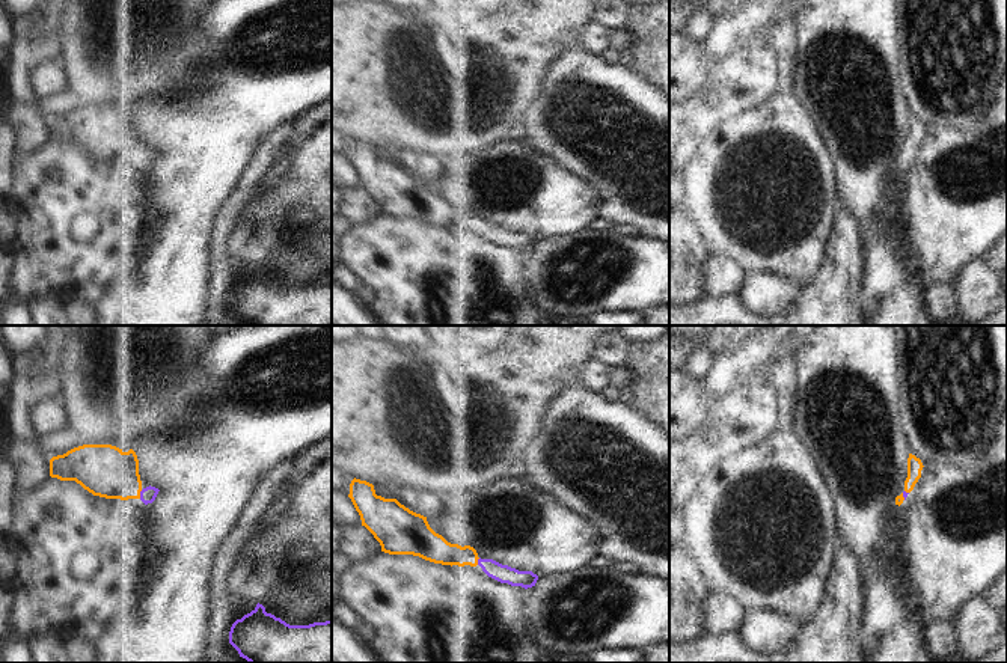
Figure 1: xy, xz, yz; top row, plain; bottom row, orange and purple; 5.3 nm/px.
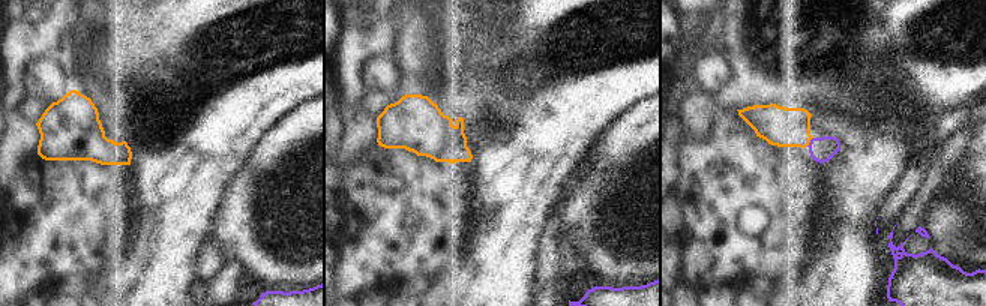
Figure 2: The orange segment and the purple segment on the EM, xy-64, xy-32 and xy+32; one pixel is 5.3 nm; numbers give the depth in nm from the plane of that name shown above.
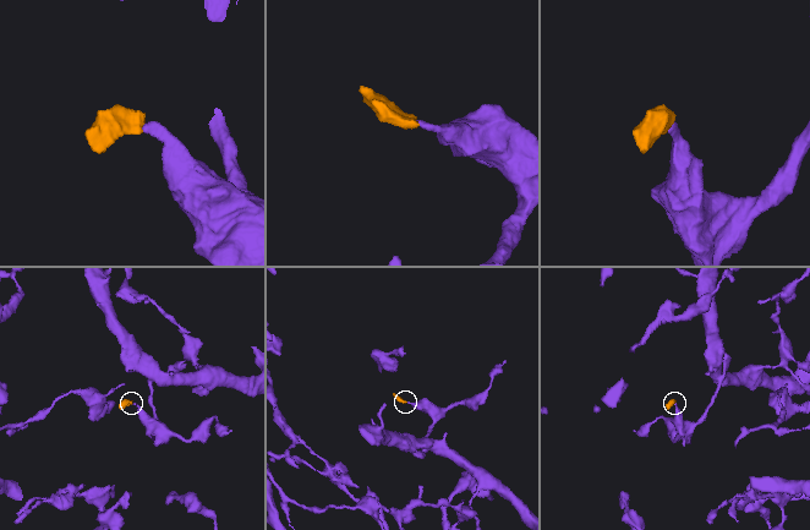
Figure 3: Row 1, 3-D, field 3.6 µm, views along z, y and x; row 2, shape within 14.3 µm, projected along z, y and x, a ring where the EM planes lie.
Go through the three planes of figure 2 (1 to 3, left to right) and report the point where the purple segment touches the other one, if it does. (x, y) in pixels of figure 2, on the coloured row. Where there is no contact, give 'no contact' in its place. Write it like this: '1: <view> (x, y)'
1: no contact
2: no contact
3: xy+32 (809, 141)

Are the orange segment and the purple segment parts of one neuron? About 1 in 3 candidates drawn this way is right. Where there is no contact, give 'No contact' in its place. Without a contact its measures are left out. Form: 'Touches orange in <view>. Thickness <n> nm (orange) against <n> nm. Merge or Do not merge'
Touches orange in xy. Thickness 280 nm (orange) against 90 nm. Merge

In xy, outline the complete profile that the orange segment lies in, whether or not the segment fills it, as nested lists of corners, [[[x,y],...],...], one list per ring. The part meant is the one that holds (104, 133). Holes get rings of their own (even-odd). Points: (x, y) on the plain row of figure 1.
[[[83,107],[50,122],[50,139],[75,143],[93,158],[106,161],[140,161],[152,166],[155,149],[142,149],[139,122],[133,112],[124,115],[112,107]]]

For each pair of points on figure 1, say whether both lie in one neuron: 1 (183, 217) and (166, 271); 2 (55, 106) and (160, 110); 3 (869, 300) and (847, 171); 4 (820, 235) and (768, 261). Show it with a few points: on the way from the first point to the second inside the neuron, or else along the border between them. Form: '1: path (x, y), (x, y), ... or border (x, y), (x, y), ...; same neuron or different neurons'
1: path (180, 231), (178, 258); same neuron
2: border (151, 97), (116, 109); different neurons
3: path (876, 268), (876, 234), (870, 225), (866, 202); same neuron
4: path (807, 237), (795, 243), (786, 243), (781, 247); same neuron

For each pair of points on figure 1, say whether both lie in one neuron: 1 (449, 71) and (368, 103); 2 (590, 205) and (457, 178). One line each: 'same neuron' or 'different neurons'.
1: same neuron
2: same neuron

